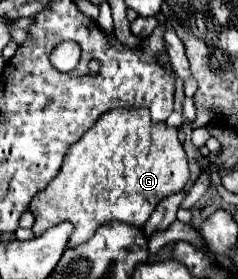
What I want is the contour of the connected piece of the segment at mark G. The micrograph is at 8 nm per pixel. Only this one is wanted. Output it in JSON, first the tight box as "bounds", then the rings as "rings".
{"bounds":[29,108,189,246],"rings":[[[147,108],[109,110],[69,148],[61,172],[49,188],[31,200],[29,210],[35,216],[33,232],[39,236],[61,222],[71,222],[75,230],[69,246],[77,246],[111,220],[143,228],[155,206],[173,192],[181,192],[187,182],[189,166],[177,138],[177,128],[169,128],[165,122],[153,124]]]}

